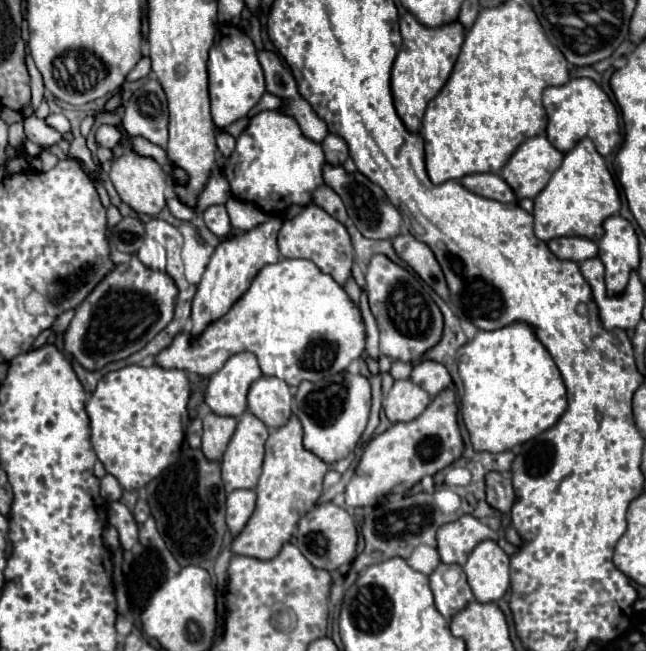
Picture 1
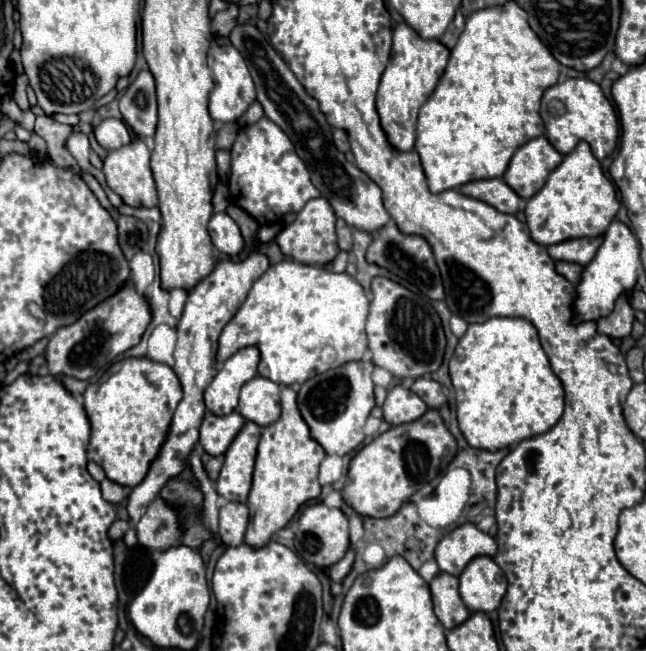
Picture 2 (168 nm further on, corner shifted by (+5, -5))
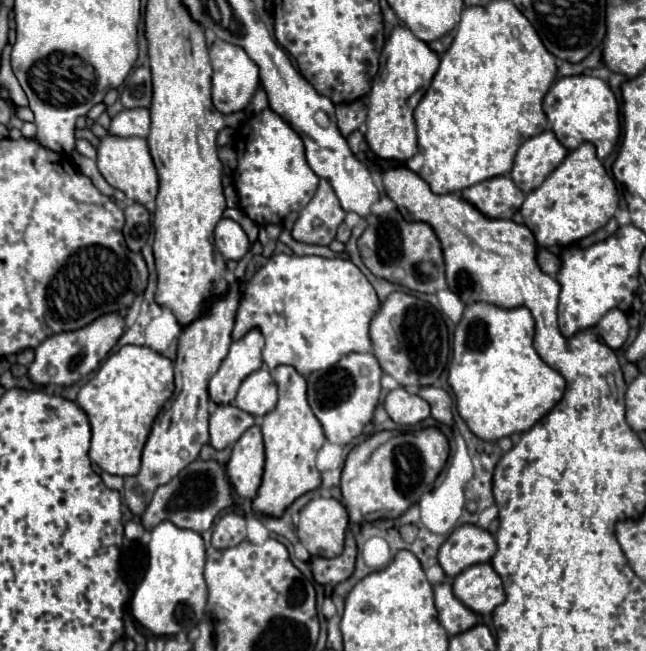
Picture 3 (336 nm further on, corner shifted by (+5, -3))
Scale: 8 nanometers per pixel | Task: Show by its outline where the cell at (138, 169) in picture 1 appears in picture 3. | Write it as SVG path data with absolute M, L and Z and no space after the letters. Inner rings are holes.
M106 135L98 145L98 171L114 189L120 189L130 201L144 205L156 199L158 177L156 177L156 169L154 169L150 151L148 151L148 143L142 137L118 139L118 137Z

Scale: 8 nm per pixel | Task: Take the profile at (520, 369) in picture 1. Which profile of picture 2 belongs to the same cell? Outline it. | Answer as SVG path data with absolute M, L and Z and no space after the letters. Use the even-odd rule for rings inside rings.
M492 317L484 323L470 323L450 359L450 379L456 391L457 420L460 431L472 447L498 451L522 439L546 433L564 413L564 389L540 347L536 327L526 319Z

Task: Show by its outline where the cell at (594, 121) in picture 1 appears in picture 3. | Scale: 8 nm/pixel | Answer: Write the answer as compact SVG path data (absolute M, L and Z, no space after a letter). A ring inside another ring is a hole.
M585 74L562 77L548 89L542 109L556 139L570 151L576 149L580 143L590 141L596 147L598 159L604 159L620 140L622 130L618 101L604 79Z

